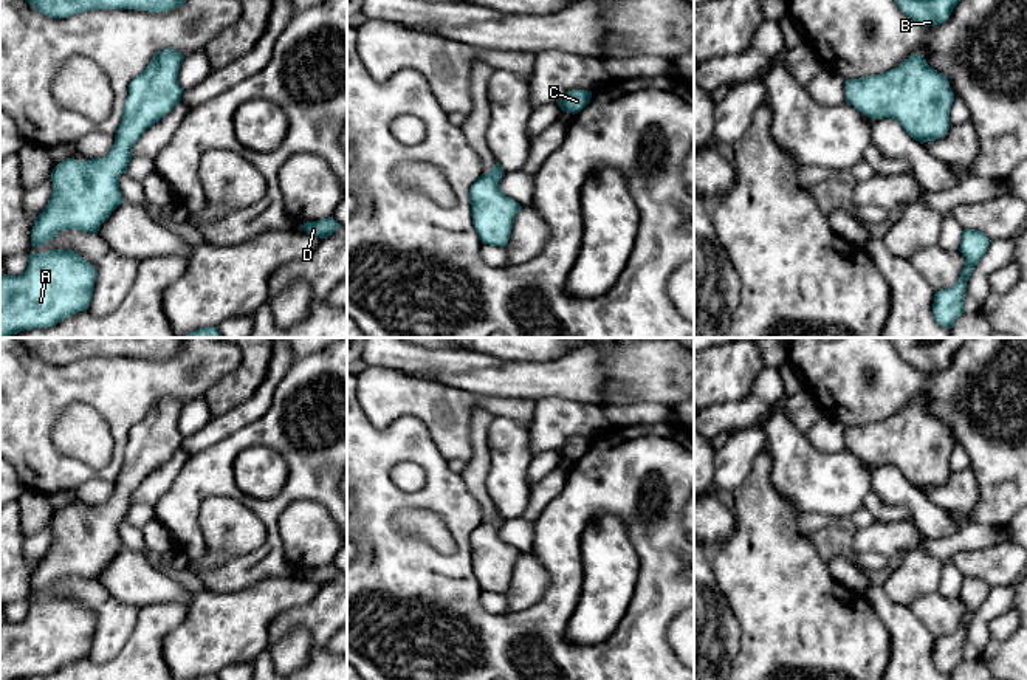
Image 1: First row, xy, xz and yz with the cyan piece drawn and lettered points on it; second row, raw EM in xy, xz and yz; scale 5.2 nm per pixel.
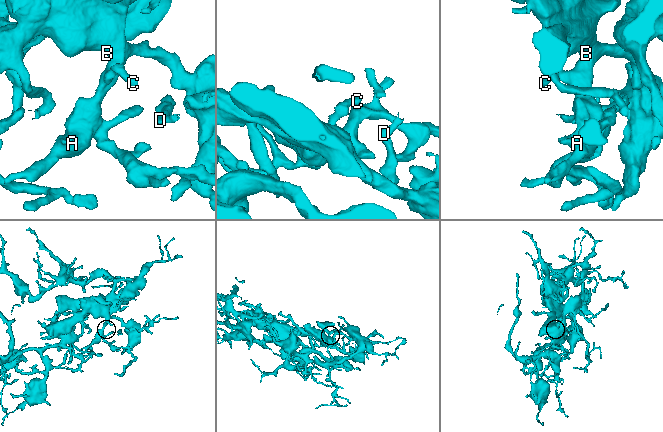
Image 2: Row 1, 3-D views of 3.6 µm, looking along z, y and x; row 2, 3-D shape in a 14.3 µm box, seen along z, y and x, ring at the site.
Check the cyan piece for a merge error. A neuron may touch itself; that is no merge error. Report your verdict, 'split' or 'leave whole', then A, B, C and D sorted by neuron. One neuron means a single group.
leave whole; A B C D

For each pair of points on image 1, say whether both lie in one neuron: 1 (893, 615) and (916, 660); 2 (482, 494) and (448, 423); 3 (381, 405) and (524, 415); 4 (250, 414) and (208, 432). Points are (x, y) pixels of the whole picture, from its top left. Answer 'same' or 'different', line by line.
1: same
2: different
3: same
4: same

